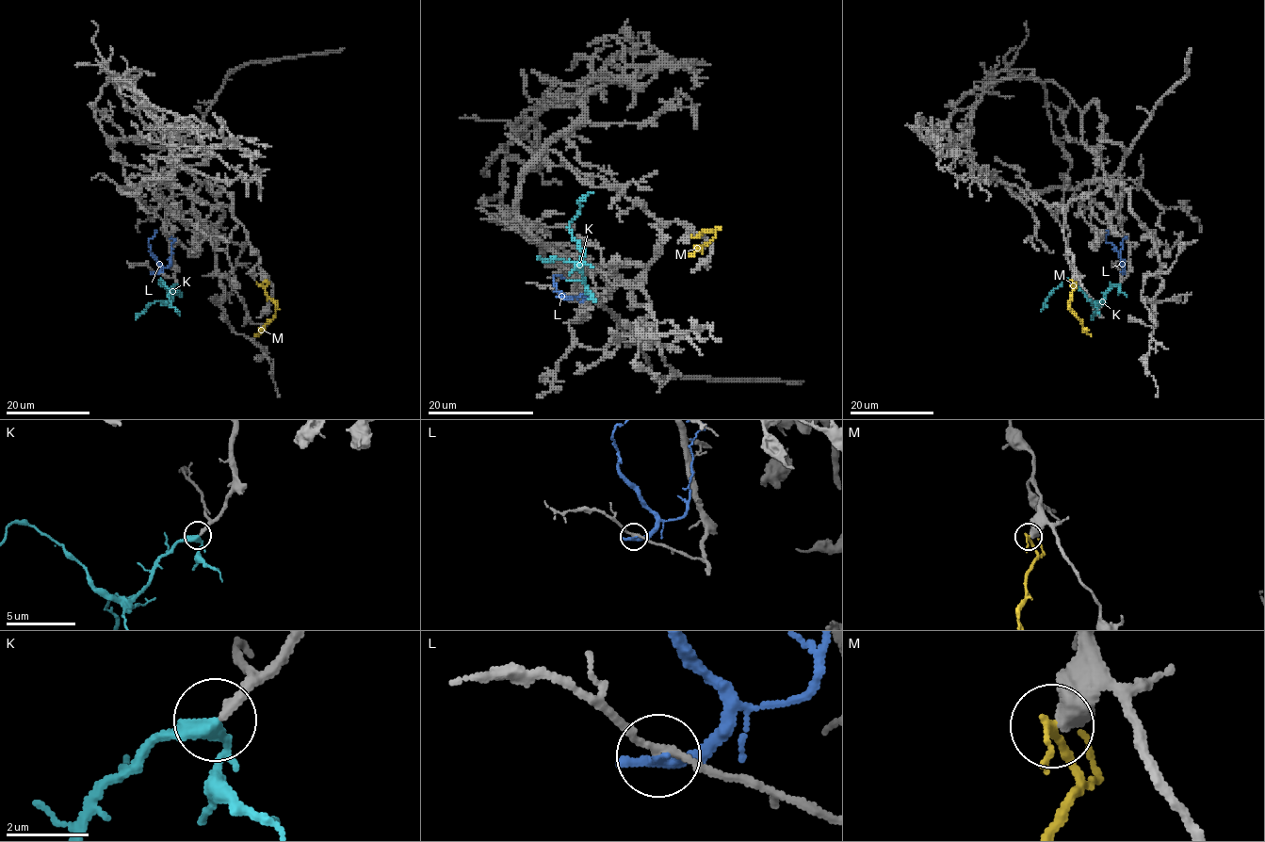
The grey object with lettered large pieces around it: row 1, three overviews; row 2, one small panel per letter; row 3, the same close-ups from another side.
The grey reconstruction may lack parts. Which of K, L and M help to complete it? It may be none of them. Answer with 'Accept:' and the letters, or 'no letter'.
Accept: K

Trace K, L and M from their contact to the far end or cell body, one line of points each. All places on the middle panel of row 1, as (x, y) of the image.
K: (589, 291), (580, 267), (583, 251), (573, 237), (570, 221), (580, 209), (577, 202), (581, 197), (592, 193)
L: (560, 294), (570, 297), (555, 289), (554, 274), (561, 276)
M: (703, 232), (700, 235), (716, 228), (715, 237), (689, 255)

